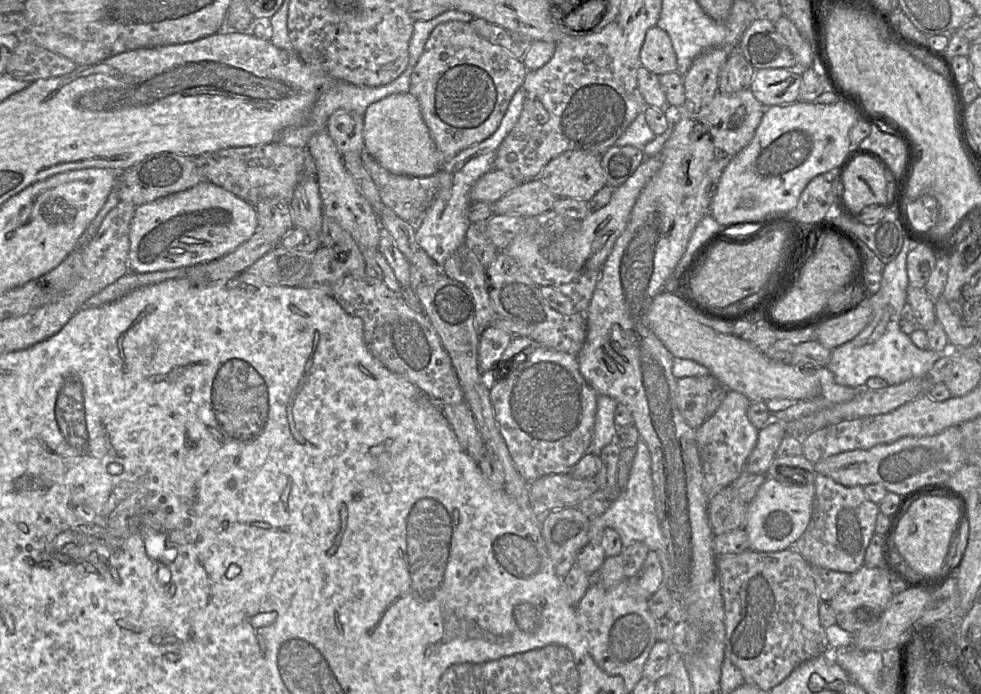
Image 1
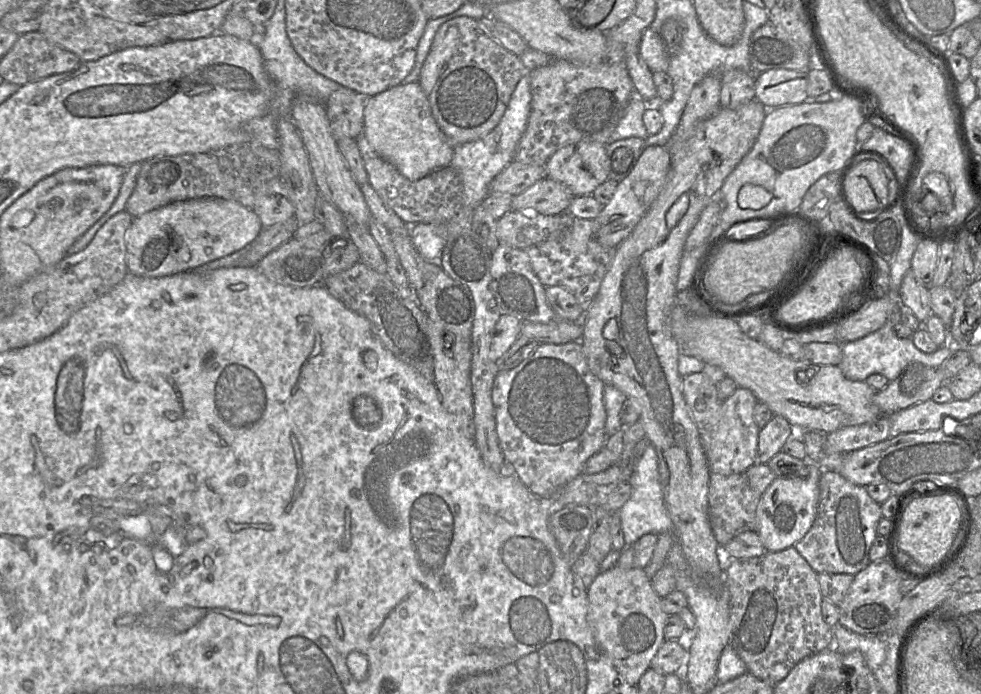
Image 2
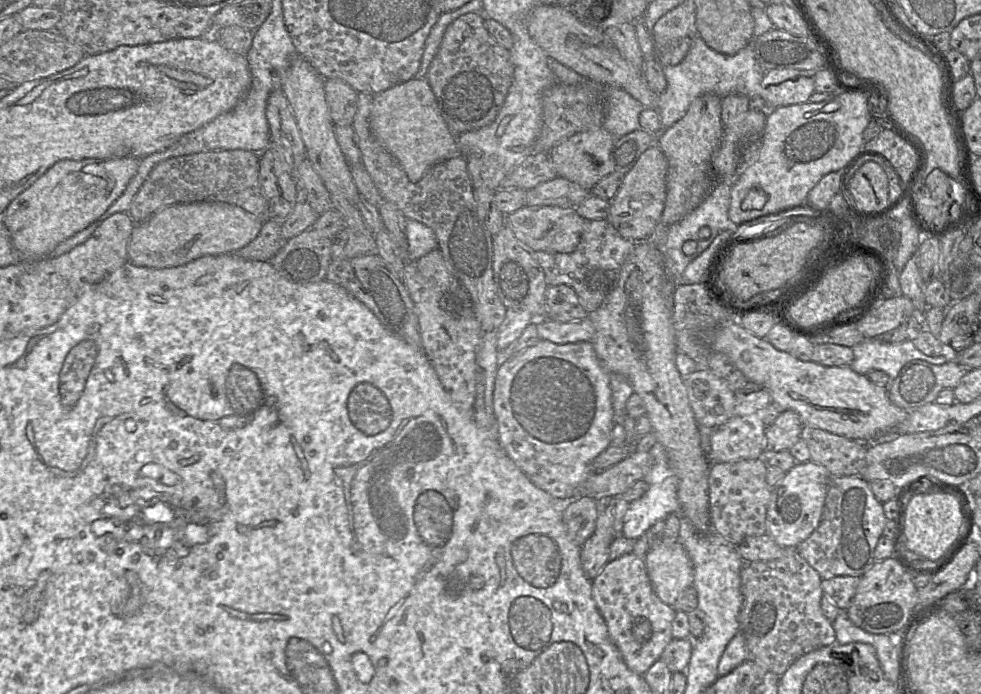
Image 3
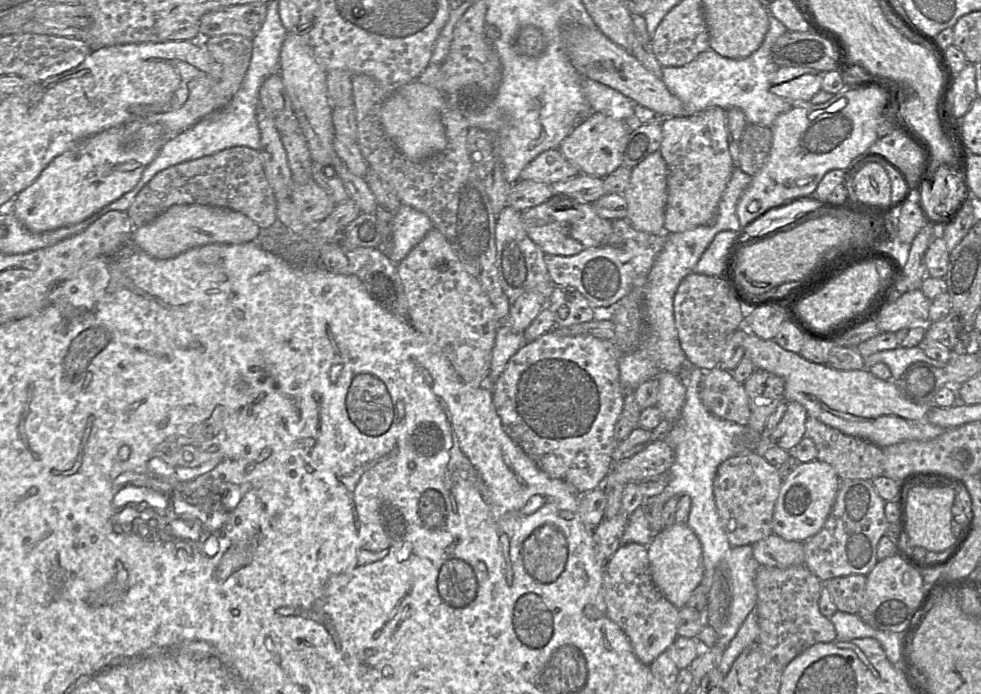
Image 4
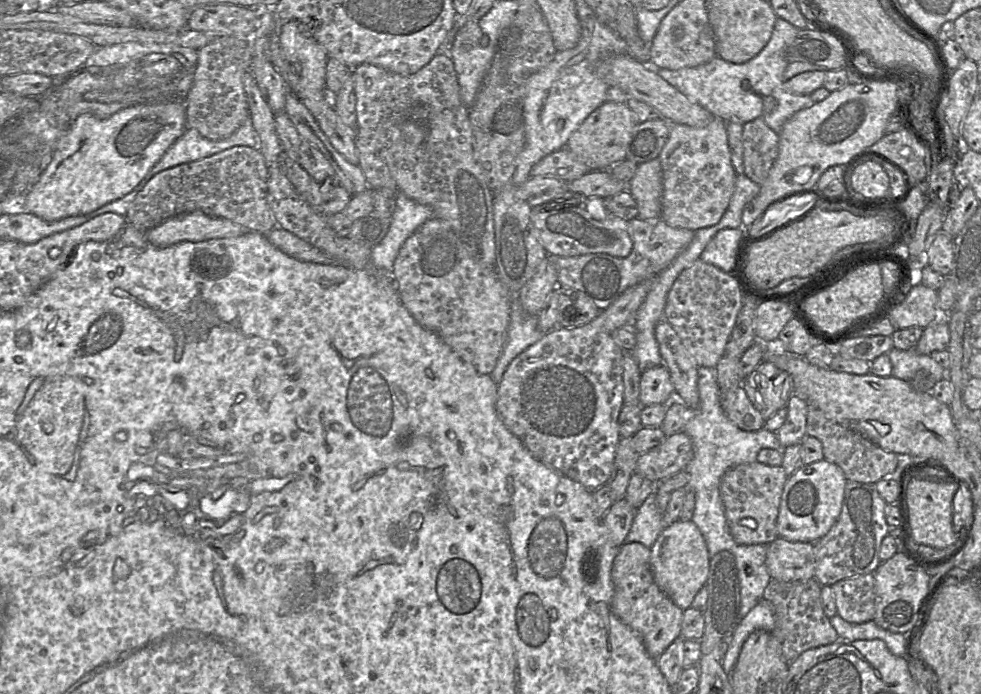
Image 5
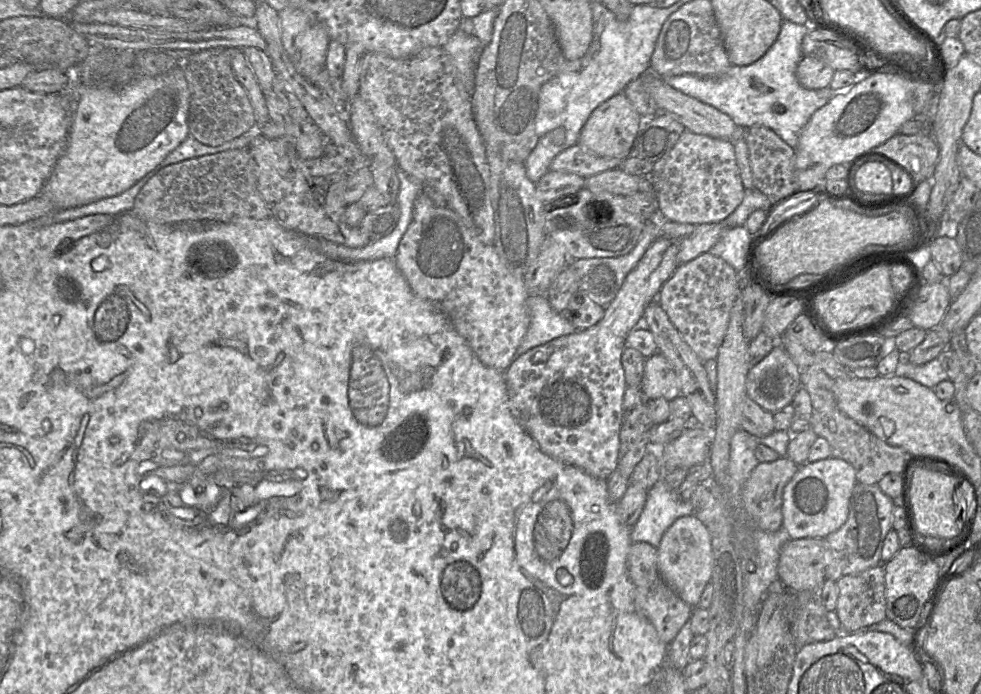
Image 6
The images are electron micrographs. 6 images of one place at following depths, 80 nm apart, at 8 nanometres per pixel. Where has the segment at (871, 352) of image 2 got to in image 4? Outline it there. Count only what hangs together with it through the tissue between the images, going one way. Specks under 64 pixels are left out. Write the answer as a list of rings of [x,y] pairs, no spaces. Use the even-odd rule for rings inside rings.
[[[902,347],[895,349],[883,350],[864,357],[865,367],[869,369],[876,363],[886,364],[892,374],[892,380],[898,381],[905,370],[915,362],[926,362],[935,367],[944,367],[946,363],[930,358],[919,347]]]

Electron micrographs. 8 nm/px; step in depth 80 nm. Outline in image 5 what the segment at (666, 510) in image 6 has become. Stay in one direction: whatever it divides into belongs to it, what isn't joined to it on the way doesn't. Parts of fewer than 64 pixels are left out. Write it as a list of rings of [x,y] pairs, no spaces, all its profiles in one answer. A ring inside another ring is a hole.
[[[652,492],[637,509],[626,542],[639,542],[651,548],[665,528],[664,515],[656,505],[656,493]]]

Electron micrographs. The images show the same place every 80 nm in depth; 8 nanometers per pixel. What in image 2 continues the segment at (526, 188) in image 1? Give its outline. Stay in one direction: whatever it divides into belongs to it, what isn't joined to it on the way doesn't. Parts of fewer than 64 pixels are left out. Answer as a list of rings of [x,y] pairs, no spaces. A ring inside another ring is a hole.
[[[546,177],[513,196],[511,210],[535,211],[543,215],[561,214],[567,211],[573,198],[566,186]]]

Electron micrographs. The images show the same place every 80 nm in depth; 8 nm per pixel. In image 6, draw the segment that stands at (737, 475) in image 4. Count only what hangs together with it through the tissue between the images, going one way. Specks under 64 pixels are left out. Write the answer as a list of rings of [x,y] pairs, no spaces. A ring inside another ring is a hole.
[[[787,457],[773,462],[758,463],[741,486],[741,500],[744,509],[757,529],[774,532],[782,527],[782,496],[786,484],[793,478],[799,466]]]

